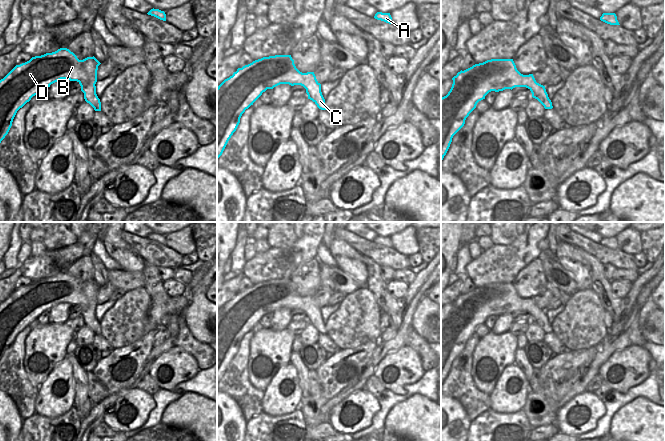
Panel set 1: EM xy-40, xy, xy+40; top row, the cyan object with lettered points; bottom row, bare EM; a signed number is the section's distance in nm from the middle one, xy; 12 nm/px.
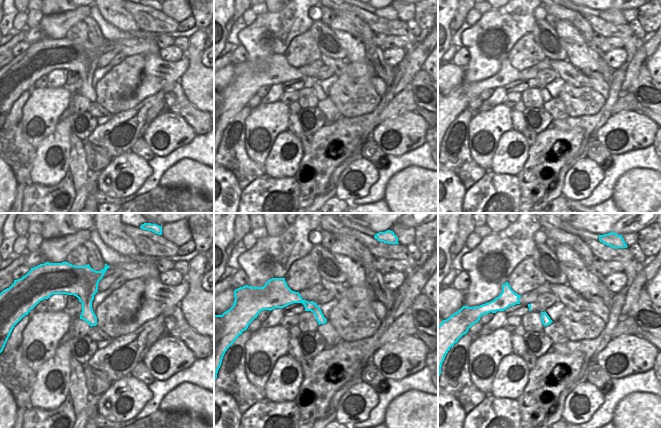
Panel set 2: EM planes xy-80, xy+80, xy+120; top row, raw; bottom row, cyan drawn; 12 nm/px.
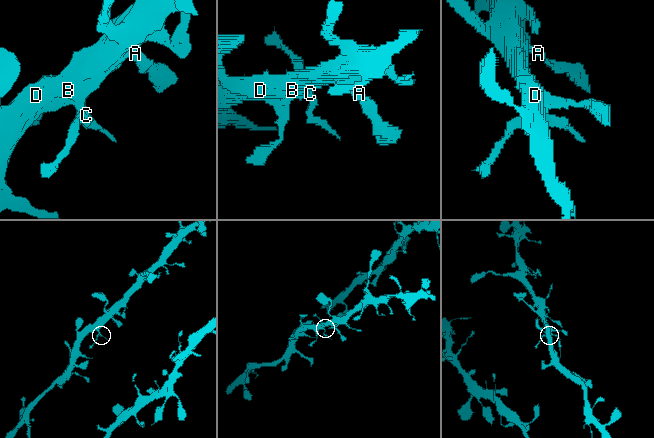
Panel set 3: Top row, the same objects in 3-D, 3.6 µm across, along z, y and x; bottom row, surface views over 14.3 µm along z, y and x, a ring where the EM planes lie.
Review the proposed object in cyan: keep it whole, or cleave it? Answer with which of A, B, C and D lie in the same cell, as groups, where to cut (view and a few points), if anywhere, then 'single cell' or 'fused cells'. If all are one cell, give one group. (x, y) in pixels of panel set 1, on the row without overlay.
groups A B D / C; cut xy (320, 309), (312, 306), (308, 307), (305, 312); fused cells

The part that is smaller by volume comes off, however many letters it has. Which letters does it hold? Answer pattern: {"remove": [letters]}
{"remove": ["C"]}

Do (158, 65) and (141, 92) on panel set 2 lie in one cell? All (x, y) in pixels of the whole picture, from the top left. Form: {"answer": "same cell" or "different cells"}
{"answer": "same cell"}

